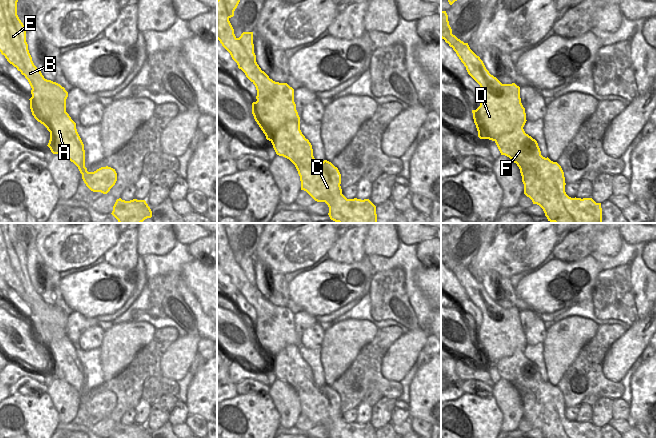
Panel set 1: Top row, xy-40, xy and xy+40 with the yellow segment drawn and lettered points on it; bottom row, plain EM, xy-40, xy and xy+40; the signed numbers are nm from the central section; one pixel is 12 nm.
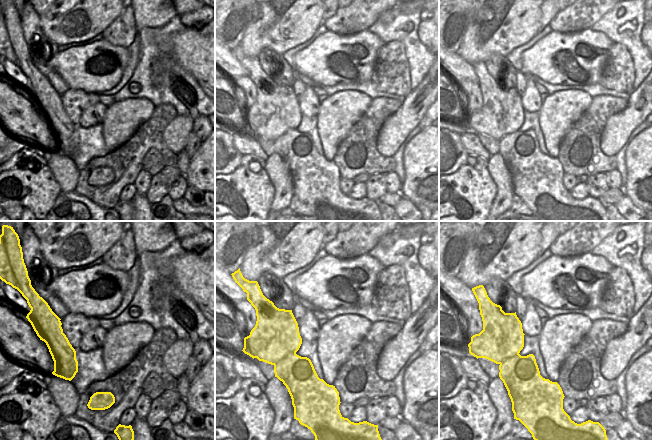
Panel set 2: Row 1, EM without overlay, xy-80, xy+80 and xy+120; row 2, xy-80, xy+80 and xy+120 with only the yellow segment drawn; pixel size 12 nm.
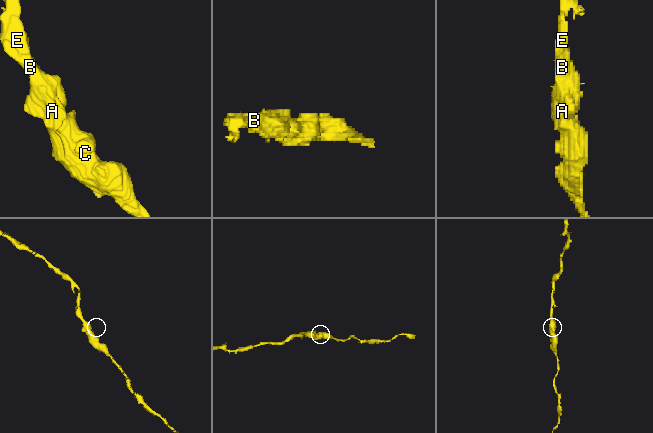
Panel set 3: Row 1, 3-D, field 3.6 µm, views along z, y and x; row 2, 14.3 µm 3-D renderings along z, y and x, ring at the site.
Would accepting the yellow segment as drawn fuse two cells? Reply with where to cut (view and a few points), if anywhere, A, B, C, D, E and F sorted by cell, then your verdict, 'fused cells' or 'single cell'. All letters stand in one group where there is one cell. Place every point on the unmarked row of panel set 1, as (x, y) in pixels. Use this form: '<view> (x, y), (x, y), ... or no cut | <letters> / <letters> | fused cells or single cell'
no cut | A B C D E F | single cell

